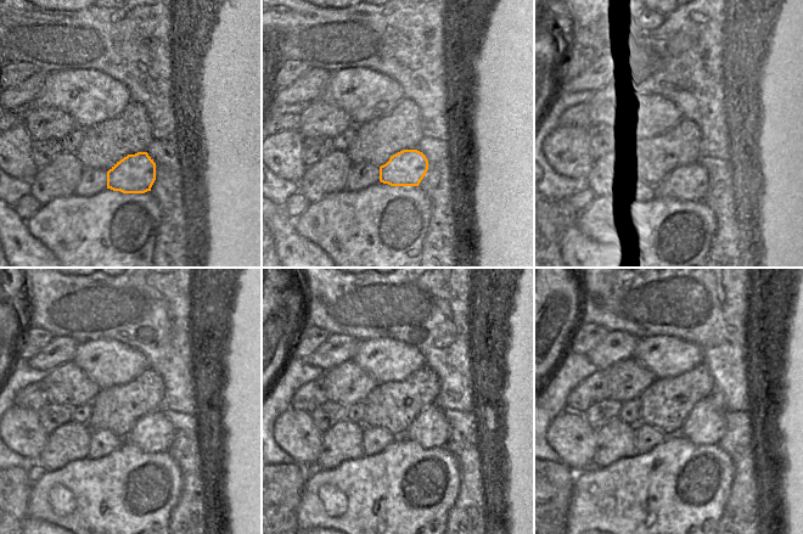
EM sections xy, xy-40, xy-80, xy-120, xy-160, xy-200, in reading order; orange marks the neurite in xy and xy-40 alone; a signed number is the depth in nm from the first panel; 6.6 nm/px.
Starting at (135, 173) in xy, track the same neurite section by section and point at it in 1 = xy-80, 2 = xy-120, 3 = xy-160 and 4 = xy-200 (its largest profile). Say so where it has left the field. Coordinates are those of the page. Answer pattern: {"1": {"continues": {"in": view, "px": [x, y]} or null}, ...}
{"1": {"continues": {"in": "xy-80", "px": [691, 180]}}, "2": {"continues": {"in": "xy-120", "px": [153, 433]}}, "3": {"continues": {"in": "xy-160", "px": [430, 428]}}, "4": {"continues": {"in": "xy-200", "px": [705, 425]}}}

